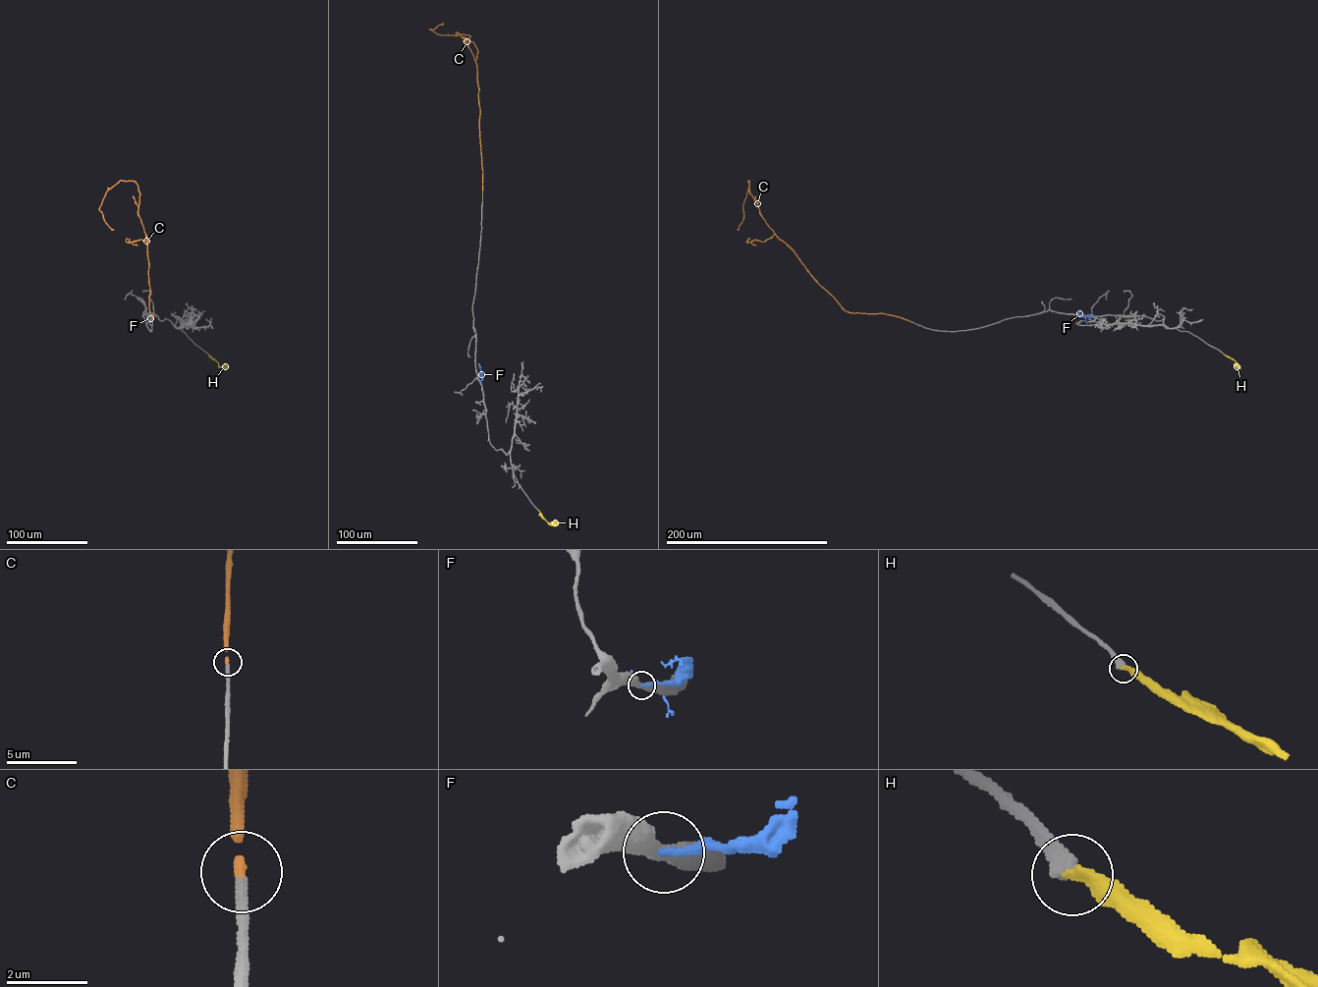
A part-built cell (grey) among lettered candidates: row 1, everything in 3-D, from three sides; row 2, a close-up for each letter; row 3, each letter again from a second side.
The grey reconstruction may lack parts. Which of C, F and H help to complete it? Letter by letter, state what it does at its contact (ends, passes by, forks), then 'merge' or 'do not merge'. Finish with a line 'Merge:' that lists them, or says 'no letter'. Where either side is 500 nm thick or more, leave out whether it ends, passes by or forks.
C: it ends | merge
F: do not merge
H: it ends | do not merge
Merge: C

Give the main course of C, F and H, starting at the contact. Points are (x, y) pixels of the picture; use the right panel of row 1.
C: (909, 321), (883, 313), (845, 310), (769, 227), (749, 192), (749, 180), (743, 203), (743, 217), (738, 229)
F: (1095, 316), (1088, 315), (1085, 318), (1078, 313), (1081, 310)
H: (1224, 355), (1237, 366)

